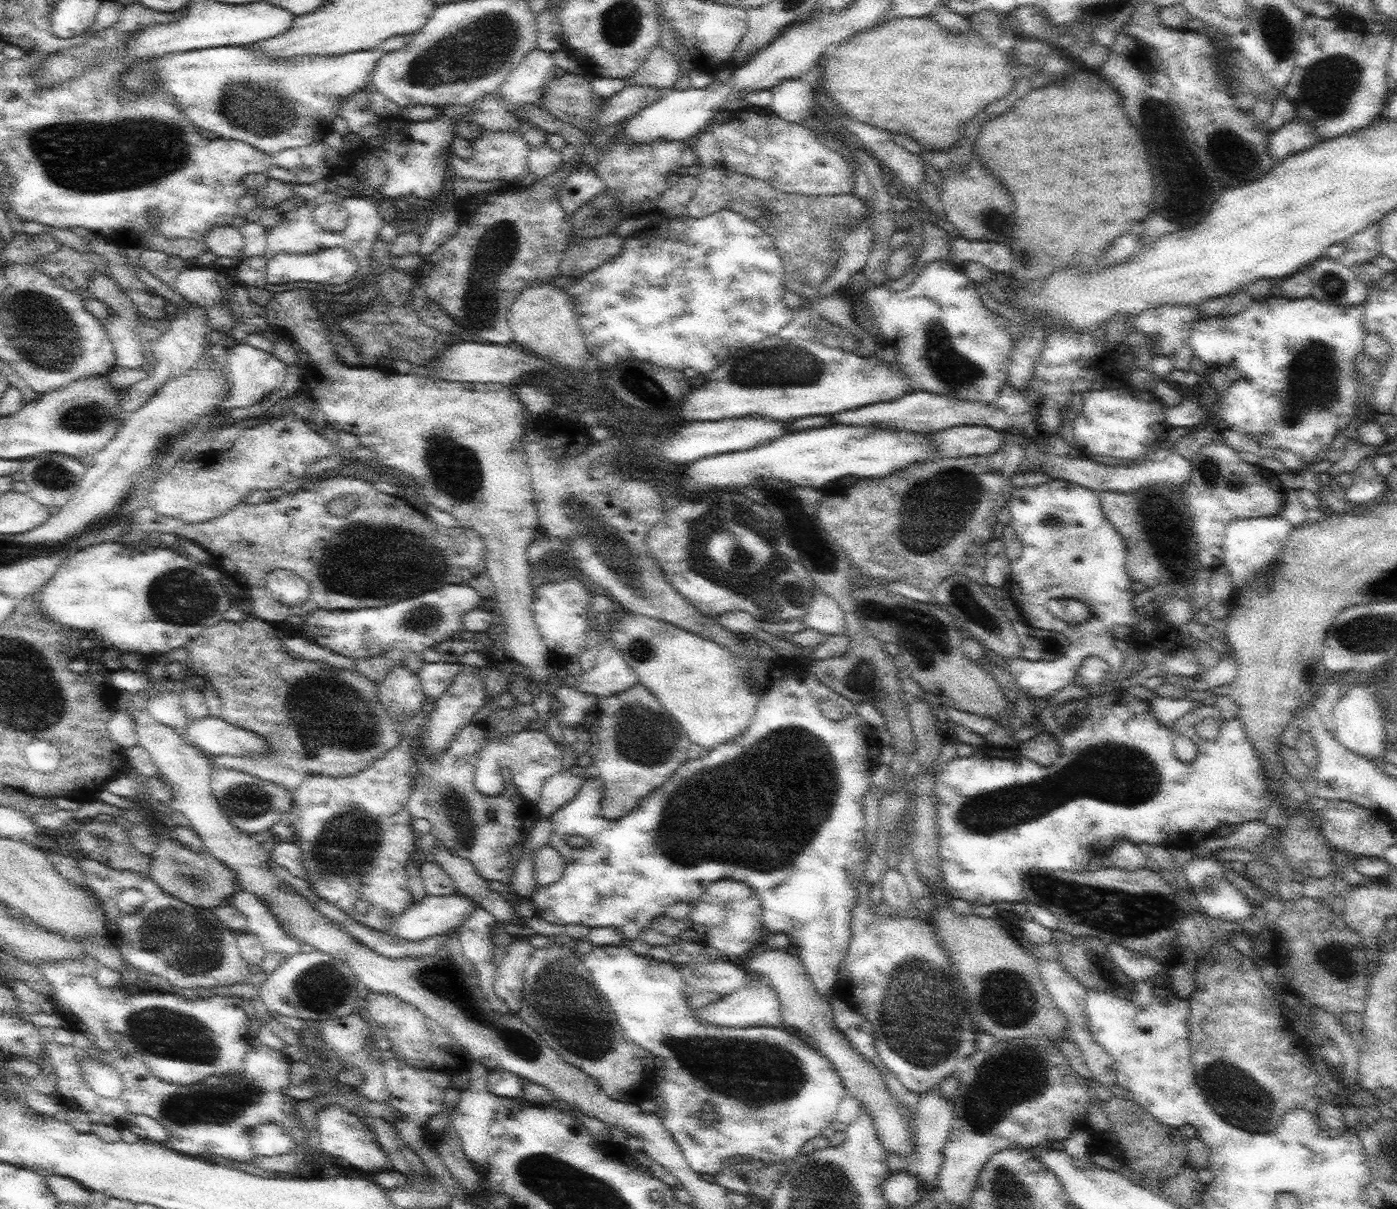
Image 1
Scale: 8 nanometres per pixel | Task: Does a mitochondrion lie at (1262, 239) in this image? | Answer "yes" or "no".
no

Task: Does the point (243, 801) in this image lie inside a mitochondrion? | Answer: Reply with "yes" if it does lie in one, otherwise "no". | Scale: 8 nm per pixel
yes

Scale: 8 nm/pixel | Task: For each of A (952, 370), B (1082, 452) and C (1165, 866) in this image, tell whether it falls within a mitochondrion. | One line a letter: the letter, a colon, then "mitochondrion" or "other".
A: mitochondrion
B: other
C: other

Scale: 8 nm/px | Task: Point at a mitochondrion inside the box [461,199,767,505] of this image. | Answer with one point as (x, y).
(495, 250)

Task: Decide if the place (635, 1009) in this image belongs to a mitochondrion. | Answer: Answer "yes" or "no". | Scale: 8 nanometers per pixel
no

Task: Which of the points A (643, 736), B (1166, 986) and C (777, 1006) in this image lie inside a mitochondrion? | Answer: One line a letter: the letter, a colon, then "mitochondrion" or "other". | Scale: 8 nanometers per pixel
A: mitochondrion
B: other
C: other

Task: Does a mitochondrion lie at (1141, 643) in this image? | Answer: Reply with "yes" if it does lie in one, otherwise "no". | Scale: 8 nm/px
no

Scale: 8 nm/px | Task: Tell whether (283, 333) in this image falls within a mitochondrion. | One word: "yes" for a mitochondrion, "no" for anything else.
no

